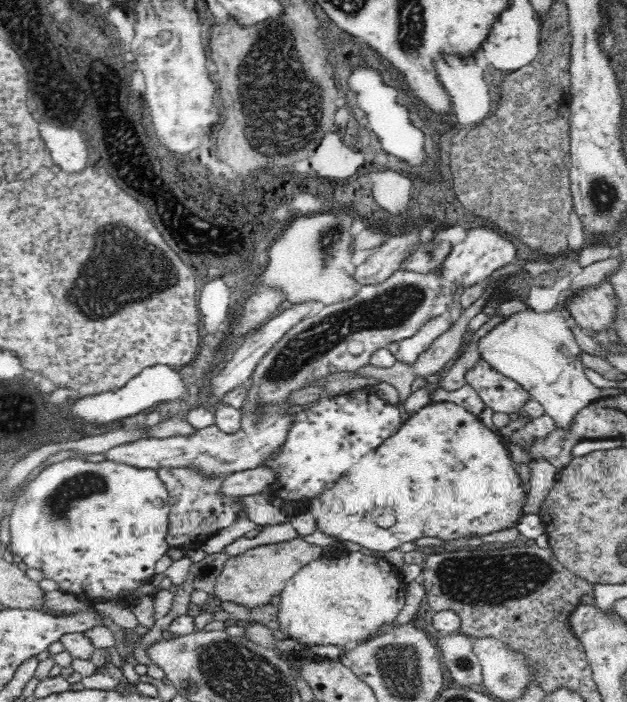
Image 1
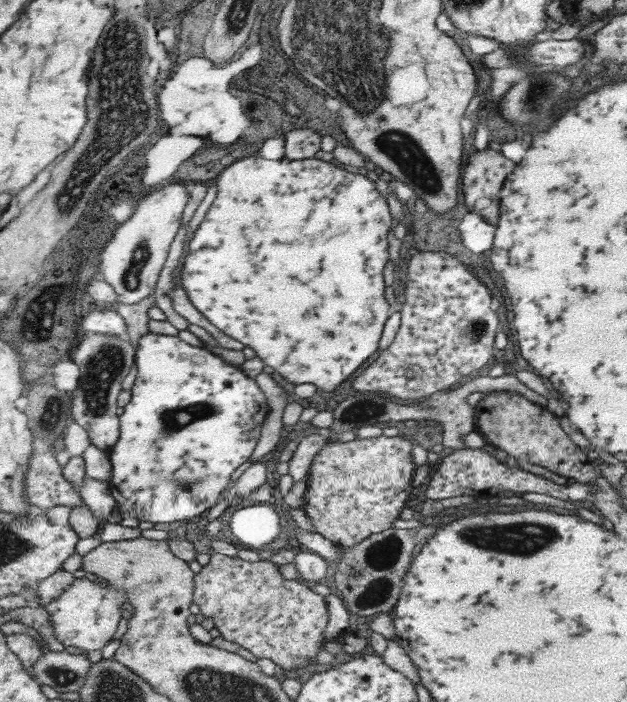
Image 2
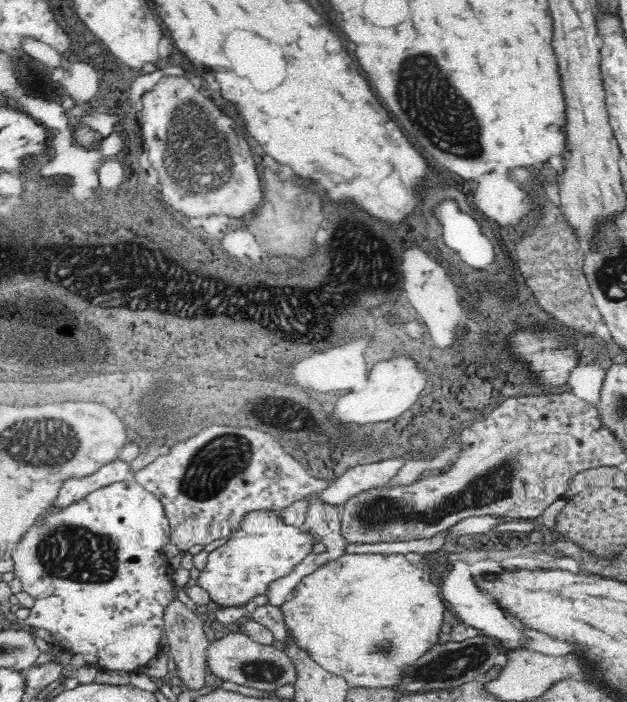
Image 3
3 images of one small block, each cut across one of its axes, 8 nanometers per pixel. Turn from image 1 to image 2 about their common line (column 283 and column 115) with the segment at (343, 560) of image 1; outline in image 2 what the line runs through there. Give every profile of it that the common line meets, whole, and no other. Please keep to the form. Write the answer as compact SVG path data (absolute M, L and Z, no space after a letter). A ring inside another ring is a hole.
M75 578L75 585L59 599L47 604L51 621L55 625L55 635L65 646L77 646L81 650L101 650L107 642L113 640L113 634L117 632L117 626L123 624L121 606L129 602L125 593L117 591L112 585L95 584L87 578Z

